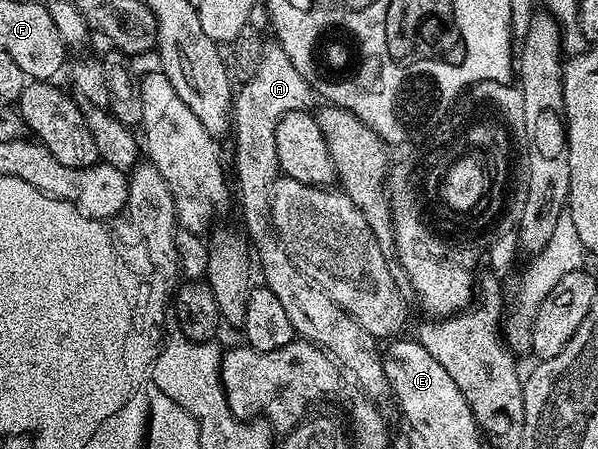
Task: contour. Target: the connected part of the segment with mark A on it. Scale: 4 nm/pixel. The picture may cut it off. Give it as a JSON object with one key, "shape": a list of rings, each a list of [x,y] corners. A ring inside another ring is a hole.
{"shape":[[[277,40],[263,41],[260,64],[256,72],[243,82],[246,83],[242,87],[237,87],[232,111],[234,178],[238,181],[238,202],[242,205],[242,218],[246,221],[245,233],[256,255],[257,265],[258,262],[262,265],[265,289],[280,300],[299,339],[312,342],[326,351],[371,402],[382,404],[385,398],[391,397],[391,392],[384,376],[379,339],[372,337],[347,310],[336,305],[319,286],[298,271],[282,247],[282,241],[275,234],[270,220],[270,197],[274,182],[280,177],[276,156],[276,124],[288,112],[309,111],[316,102],[314,89],[308,80],[304,80],[304,76],[300,76],[300,72],[296,72],[296,68],[292,68],[288,52],[284,52]]]}

